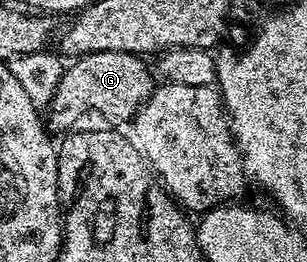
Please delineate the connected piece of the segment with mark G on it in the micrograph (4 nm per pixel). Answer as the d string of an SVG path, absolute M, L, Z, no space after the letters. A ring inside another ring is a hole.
M95 52L80 55L65 67L63 80L47 107L47 126L50 131L69 132L78 125L77 121L88 110L94 110L106 118L106 123L128 123L137 110L143 105L155 89L154 71L149 71L146 59L139 54L127 52ZM74 125L74 126L73 126Z

